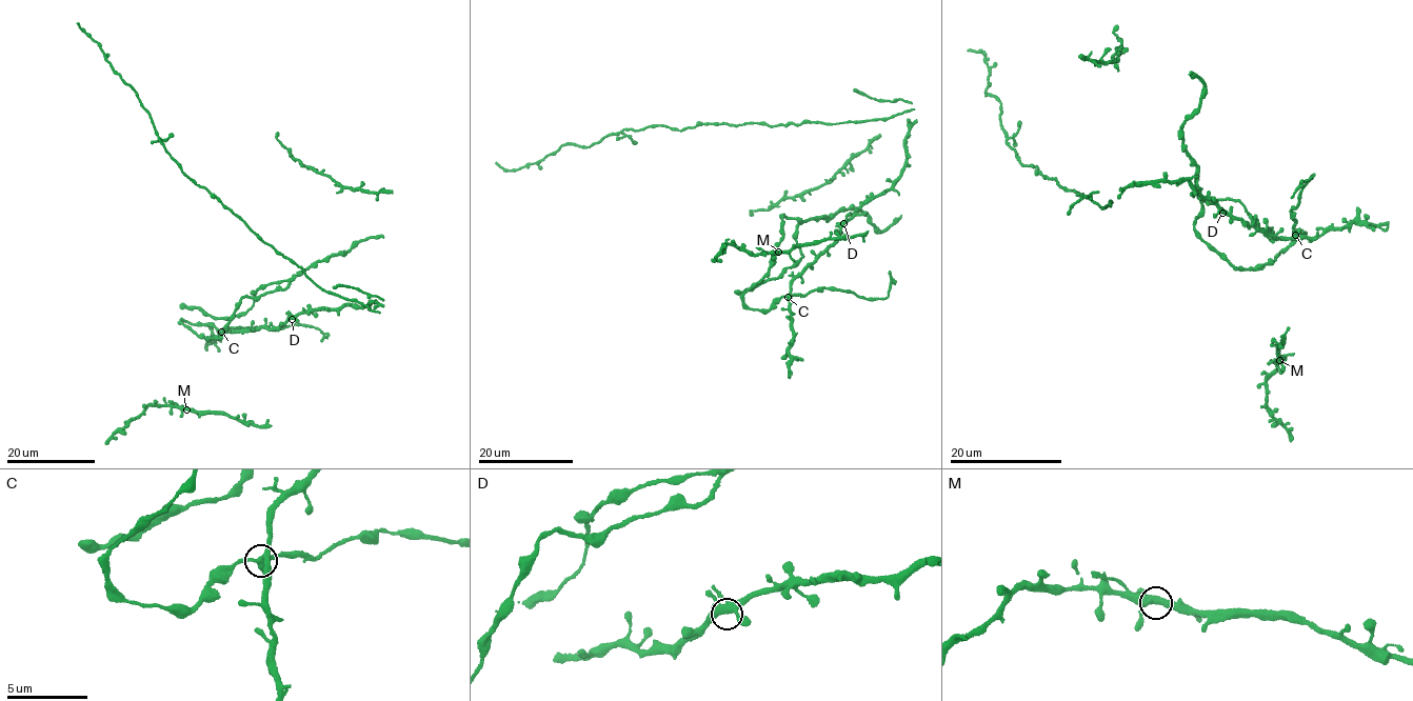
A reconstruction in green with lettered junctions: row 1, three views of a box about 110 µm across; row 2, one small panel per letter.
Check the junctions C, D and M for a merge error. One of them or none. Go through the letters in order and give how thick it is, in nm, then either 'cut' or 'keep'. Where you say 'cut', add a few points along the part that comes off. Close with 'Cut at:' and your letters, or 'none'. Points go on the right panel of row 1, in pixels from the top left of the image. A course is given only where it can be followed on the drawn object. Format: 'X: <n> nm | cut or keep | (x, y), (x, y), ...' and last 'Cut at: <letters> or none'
C: 380 nm | cut | (1296, 235), (1268, 264), (1229, 264), (1195, 228), (1194, 181), (1203, 200), (1241, 202), (1271, 237)
D: 400 nm | keep
M: 400 nm | keep
Cut at: C

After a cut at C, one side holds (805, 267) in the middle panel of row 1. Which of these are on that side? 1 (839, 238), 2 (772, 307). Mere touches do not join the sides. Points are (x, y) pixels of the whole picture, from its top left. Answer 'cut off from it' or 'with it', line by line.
1: with it
2: cut off from it

